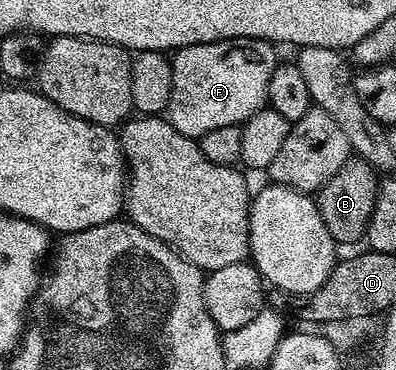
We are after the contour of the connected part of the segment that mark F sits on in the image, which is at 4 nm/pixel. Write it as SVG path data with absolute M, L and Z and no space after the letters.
M218 40L178 49L171 60L172 126L181 134L198 138L221 126L243 125L267 104L269 78L273 78L277 63L274 50L266 40Z

